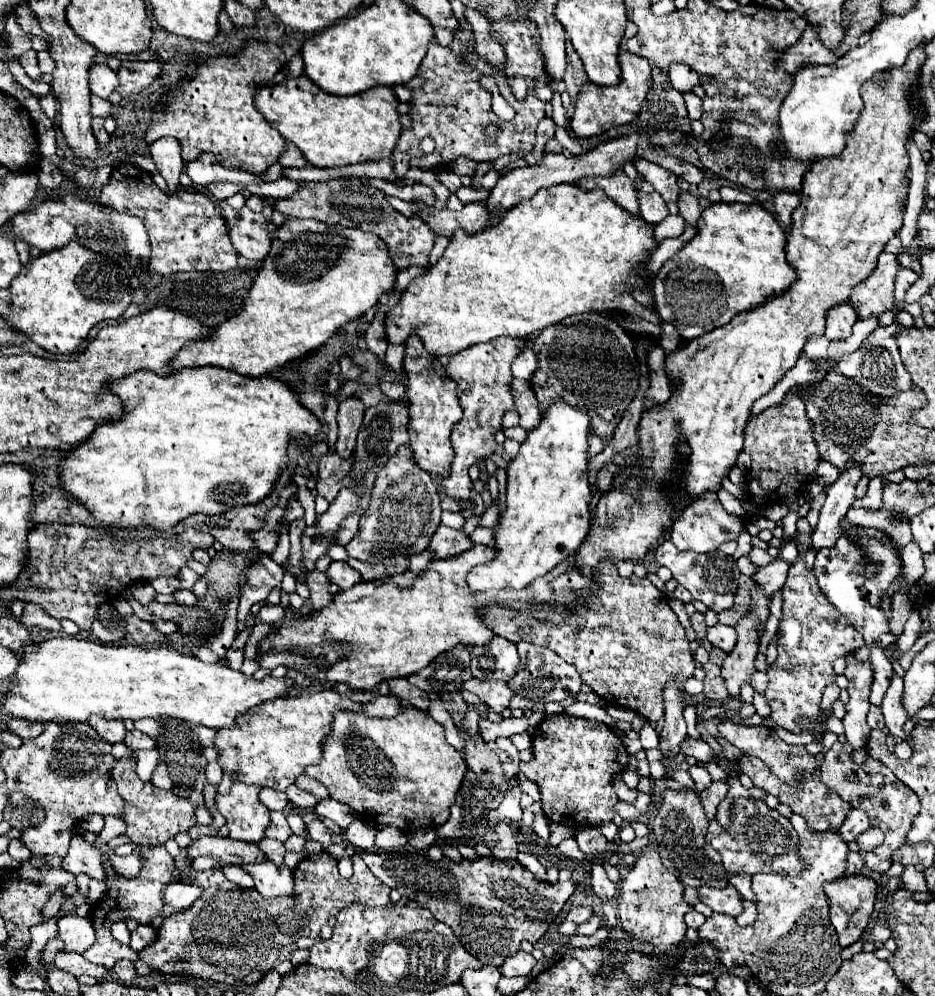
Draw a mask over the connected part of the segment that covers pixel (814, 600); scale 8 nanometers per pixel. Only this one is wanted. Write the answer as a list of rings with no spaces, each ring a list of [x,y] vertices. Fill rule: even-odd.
[[[803,560],[791,564],[781,594],[783,616],[777,630],[779,656],[767,670],[769,684],[765,690],[765,698],[773,708],[771,718],[777,722],[777,726],[785,728],[787,732],[799,734],[799,718],[819,718],[823,688],[835,682],[835,658],[859,650],[865,644],[865,640],[861,638],[861,634],[857,634],[857,630],[853,630],[853,626],[849,626],[849,620],[827,600],[827,596],[817,586],[813,572],[805,566]]]

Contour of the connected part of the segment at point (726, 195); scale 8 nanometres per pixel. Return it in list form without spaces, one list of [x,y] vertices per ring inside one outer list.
[[[731,186],[719,188],[719,194],[721,194],[723,202],[753,202],[751,194],[747,194],[745,190],[739,190],[739,188],[731,188]]]

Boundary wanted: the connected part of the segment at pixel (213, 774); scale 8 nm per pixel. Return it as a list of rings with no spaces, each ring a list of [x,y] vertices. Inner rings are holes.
[[[209,762],[205,772],[207,772],[207,780],[209,780],[209,784],[213,784],[213,786],[219,786],[219,782],[221,782],[221,776],[223,776],[223,772],[221,772],[219,764],[217,764],[217,762]]]

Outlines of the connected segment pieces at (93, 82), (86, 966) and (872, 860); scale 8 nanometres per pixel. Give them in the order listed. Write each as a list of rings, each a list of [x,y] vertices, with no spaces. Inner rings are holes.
[[[93,64],[91,70],[89,70],[89,86],[91,86],[91,92],[101,96],[101,98],[107,98],[115,88],[117,88],[117,74],[107,66],[107,64]]]
[[[63,950],[57,952],[57,956],[55,956],[55,960],[53,960],[53,966],[59,968],[59,970],[65,970],[65,972],[77,976],[77,978],[83,976],[83,974],[89,974],[89,976],[99,978],[99,980],[103,980],[103,978],[109,976],[109,970],[107,970],[107,968],[87,962],[87,960],[85,960],[81,954],[77,954],[77,952],[63,952]]]
[[[867,852],[867,854],[865,854],[865,866],[867,866],[869,870],[873,870],[873,872],[883,874],[883,872],[889,870],[891,860],[881,860],[881,858],[877,858],[873,852]]]

